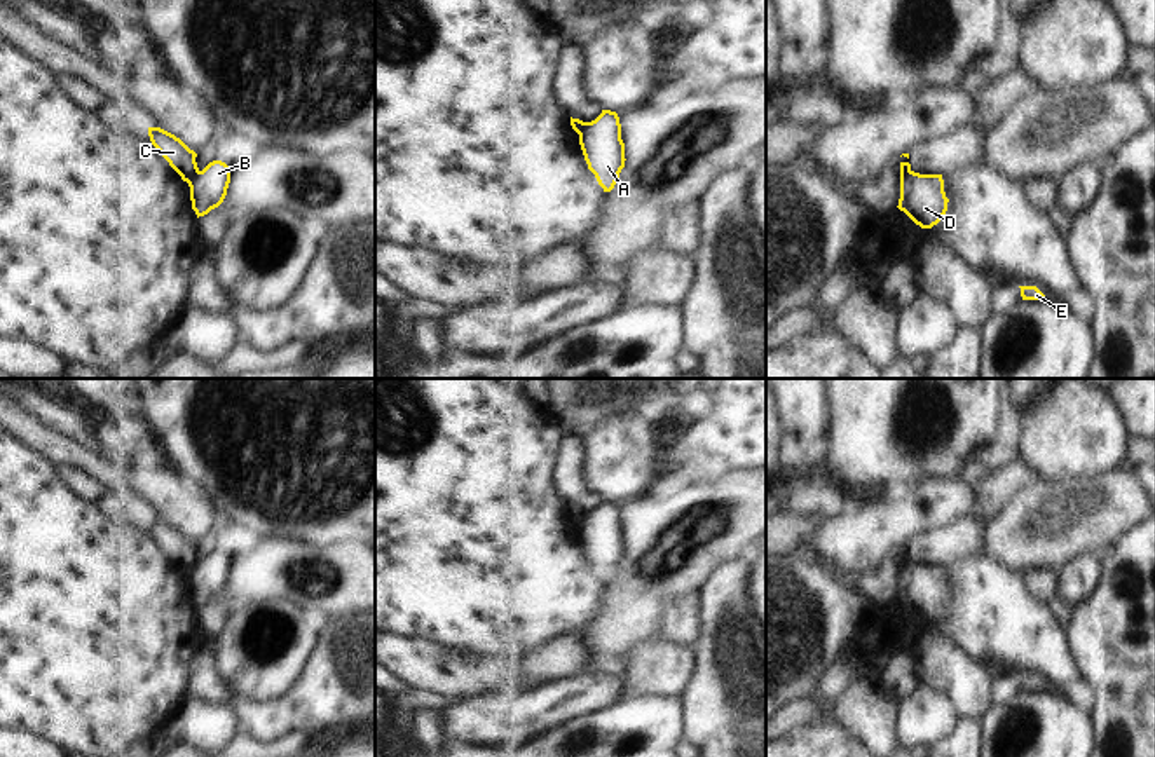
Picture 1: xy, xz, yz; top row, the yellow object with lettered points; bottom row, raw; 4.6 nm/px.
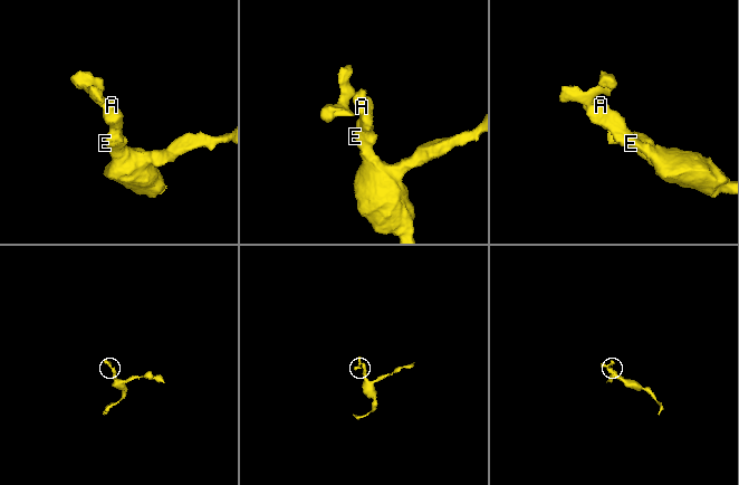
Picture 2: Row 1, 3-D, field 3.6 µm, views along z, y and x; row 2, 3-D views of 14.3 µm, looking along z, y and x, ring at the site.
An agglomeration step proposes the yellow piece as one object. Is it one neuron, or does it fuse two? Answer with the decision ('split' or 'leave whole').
split

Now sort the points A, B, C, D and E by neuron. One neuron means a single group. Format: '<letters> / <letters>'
A B D E / C

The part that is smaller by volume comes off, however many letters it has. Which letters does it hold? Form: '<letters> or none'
C

